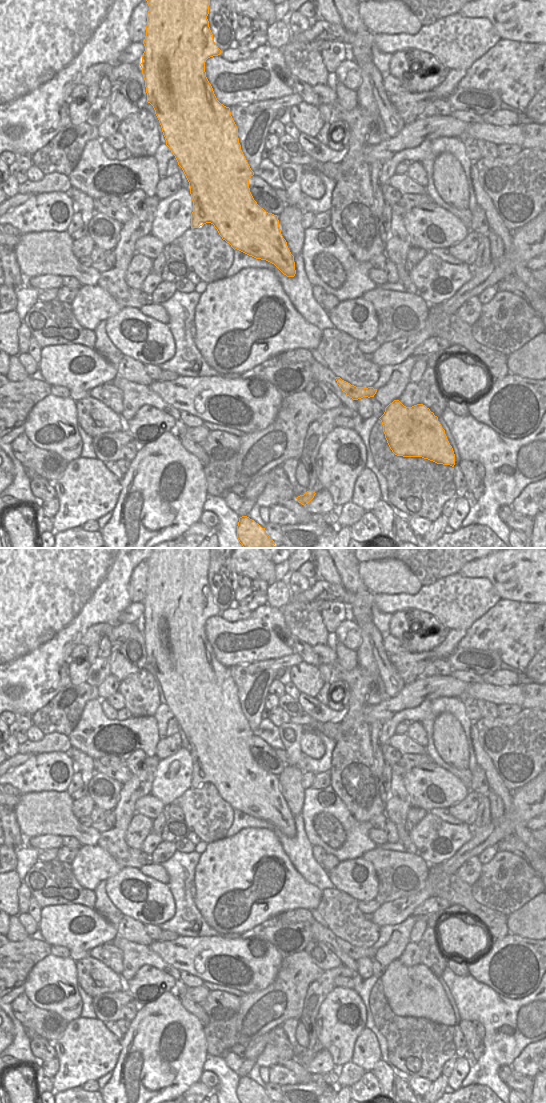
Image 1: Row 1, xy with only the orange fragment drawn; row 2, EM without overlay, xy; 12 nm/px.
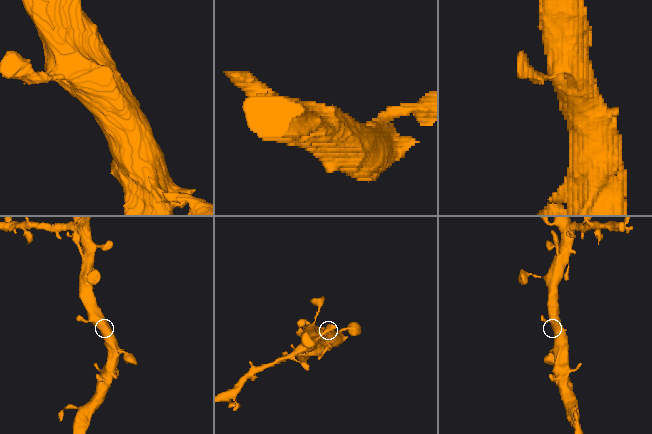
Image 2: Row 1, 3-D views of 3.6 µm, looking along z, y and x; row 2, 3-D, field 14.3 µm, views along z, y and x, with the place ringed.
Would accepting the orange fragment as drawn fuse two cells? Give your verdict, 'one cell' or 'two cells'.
one cell

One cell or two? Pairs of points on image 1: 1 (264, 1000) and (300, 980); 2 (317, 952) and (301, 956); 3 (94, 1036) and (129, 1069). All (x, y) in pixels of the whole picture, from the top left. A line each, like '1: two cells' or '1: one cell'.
1: one cell
2: two cells
3: two cells

